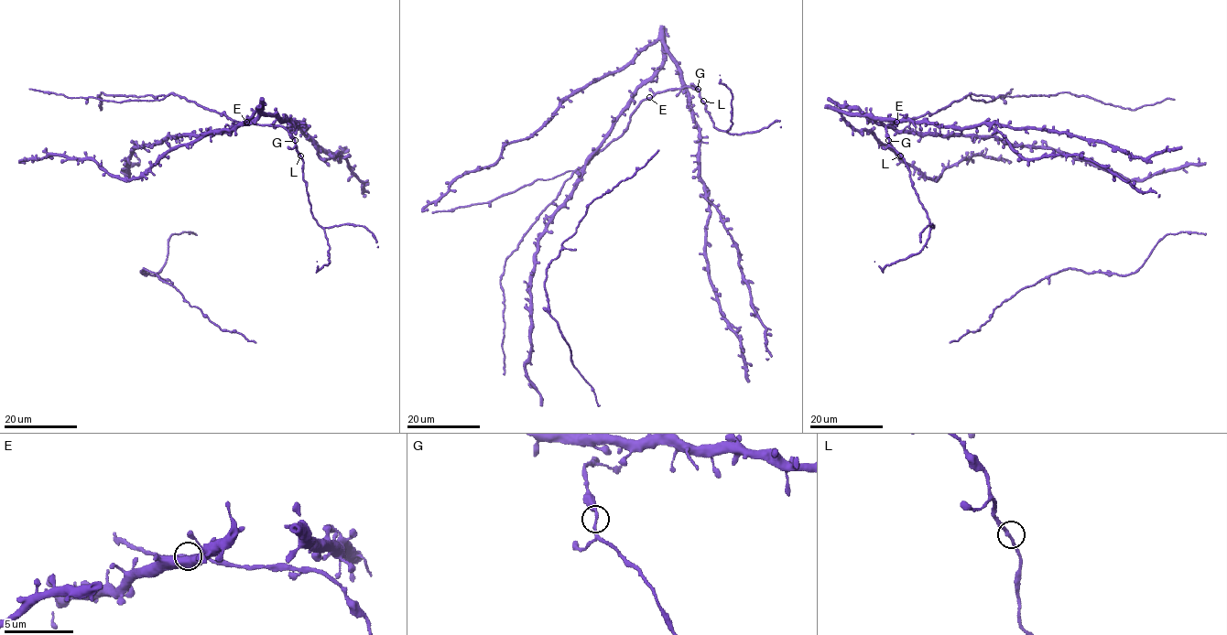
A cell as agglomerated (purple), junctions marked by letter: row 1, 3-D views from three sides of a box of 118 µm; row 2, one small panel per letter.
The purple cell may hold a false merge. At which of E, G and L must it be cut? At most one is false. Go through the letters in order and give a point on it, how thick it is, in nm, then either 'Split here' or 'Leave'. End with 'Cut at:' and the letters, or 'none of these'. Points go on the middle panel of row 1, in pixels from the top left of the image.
E: Place: (649, 97). Thickness 240 nm. Leave
G: Place: (698, 89). Thickness 220 nm. Leave
L: Place: (703, 101). Thickness 240 nm. Leave
Cut at: none of these

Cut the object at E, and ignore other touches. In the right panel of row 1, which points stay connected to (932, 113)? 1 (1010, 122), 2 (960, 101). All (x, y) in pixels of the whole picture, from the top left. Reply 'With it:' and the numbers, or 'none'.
With it: 2

